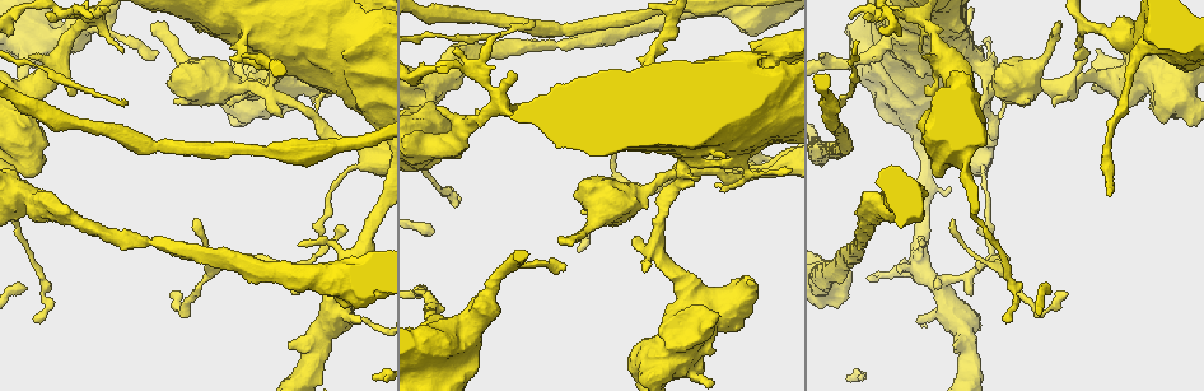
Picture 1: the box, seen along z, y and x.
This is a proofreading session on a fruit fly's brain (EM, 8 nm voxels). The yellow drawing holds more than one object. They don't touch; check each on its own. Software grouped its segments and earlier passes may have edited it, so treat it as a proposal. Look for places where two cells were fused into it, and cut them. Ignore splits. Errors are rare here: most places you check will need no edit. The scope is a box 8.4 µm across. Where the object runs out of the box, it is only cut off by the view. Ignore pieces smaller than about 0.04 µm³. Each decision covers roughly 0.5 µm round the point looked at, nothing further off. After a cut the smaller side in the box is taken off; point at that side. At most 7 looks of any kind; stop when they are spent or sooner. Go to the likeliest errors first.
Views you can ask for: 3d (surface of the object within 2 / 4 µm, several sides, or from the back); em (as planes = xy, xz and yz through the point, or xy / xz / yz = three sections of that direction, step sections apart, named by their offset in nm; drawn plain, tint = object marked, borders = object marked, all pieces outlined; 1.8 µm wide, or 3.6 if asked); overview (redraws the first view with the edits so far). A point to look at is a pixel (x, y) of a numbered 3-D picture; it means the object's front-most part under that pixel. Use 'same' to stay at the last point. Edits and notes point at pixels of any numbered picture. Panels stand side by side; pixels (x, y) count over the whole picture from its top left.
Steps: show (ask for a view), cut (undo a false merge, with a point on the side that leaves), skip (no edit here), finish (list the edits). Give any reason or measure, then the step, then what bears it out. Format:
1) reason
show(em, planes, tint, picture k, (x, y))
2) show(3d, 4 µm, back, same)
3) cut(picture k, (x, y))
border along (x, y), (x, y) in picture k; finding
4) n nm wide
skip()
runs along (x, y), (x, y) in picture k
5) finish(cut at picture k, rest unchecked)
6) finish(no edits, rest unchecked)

show(3d, 2 µm, picture 1, (501, 107))

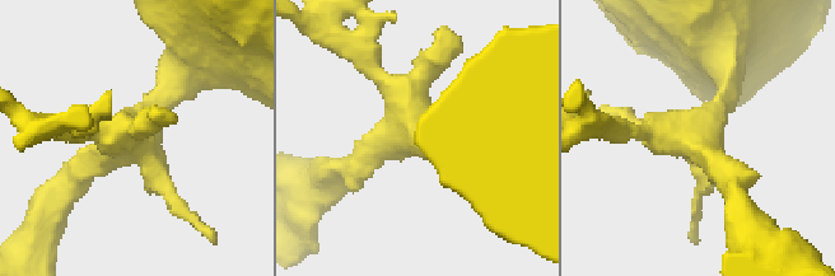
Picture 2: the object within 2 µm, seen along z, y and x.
need the tissue
show(em, xz, step 8, tint, picture 2, (701, 136))

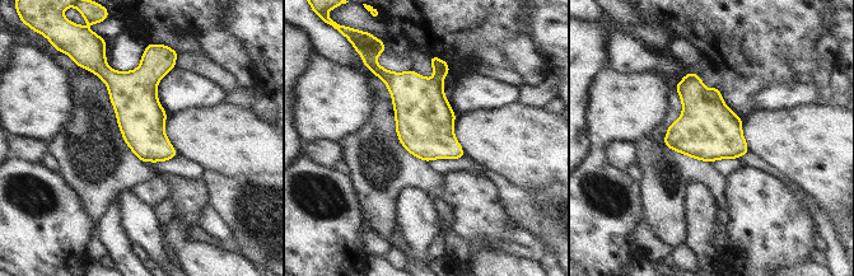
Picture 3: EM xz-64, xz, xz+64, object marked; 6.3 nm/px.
skip()
all the same cell

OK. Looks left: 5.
thick turns thin
show(3d, 4 µm, back, picture 1, (435, 368))

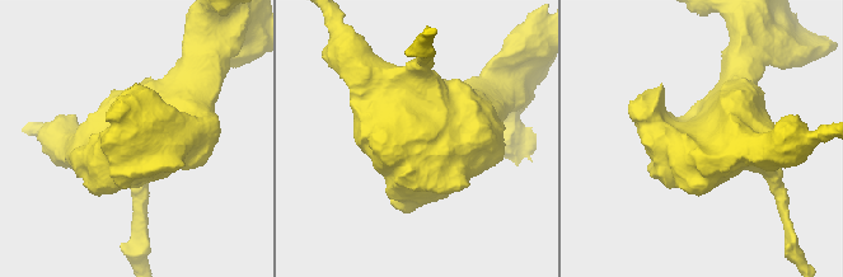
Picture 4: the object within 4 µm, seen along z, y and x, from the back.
show(em, 3.6 µm, planes, tint, picture 4, (416, 141))

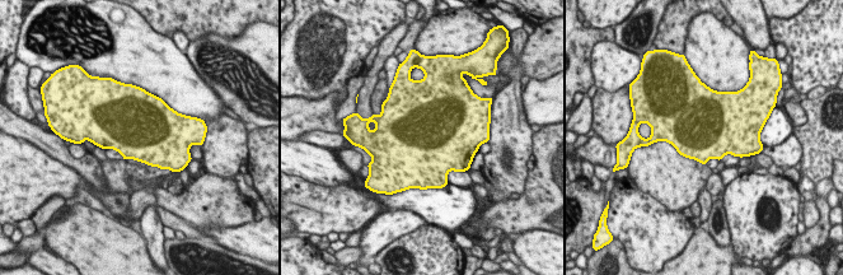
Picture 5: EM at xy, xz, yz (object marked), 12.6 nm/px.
skip()
continuous, no second cell

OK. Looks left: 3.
thick turns thin
show(3d, 4 µm, picture 1, (28, 151))

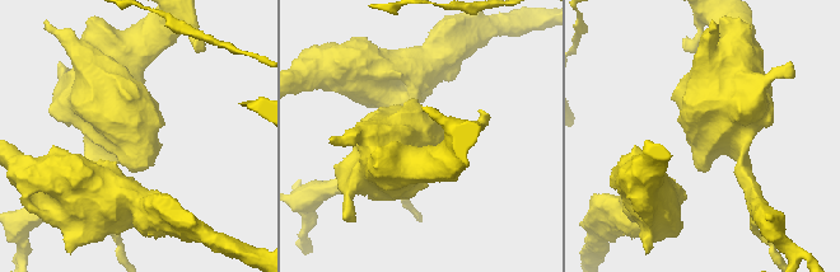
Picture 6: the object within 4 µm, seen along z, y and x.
show(em, 3.6 µm, planes, borders, picture 6, (136, 132))

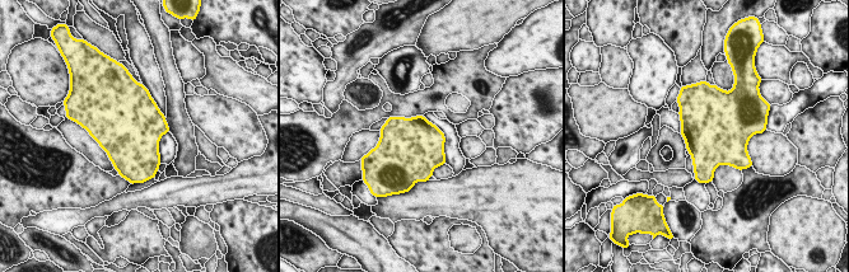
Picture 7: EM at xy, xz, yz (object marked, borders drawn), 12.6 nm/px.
skip()
continuous, no second cell

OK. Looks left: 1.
finish(no edits, rest unchecked)

